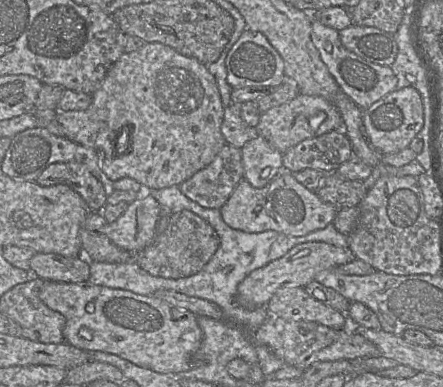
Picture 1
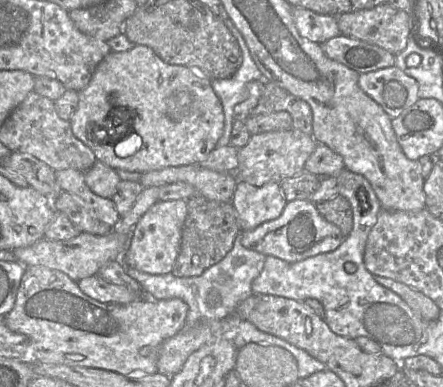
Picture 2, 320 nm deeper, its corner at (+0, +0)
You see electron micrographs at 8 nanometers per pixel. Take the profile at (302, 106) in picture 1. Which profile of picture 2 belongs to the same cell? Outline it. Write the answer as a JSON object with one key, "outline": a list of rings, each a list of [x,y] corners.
{"outline":[[[293,128],[251,135],[249,142],[238,149],[238,169],[235,174],[239,180],[257,187],[268,182],[280,184],[283,180],[304,171],[305,163],[317,144],[312,135]]]}

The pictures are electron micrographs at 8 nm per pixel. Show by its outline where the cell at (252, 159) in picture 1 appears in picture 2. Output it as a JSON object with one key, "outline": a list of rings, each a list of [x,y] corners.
{"outline":[[[238,180],[231,203],[235,208],[240,230],[248,231],[278,218],[287,200],[279,183],[268,182],[257,187]]]}

